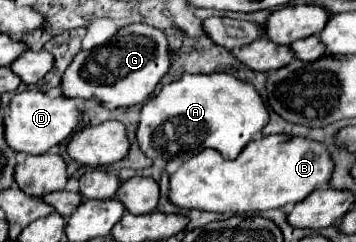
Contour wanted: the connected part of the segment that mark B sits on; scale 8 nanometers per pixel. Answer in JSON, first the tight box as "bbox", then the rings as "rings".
{"bbox":[168,135,332,213],"rings":[[[268,135],[254,143],[232,161],[222,159],[214,149],[202,149],[170,175],[168,199],[180,209],[200,209],[214,213],[250,213],[294,205],[308,197],[318,185],[328,183],[332,159],[322,143],[310,139],[290,139]]]}

